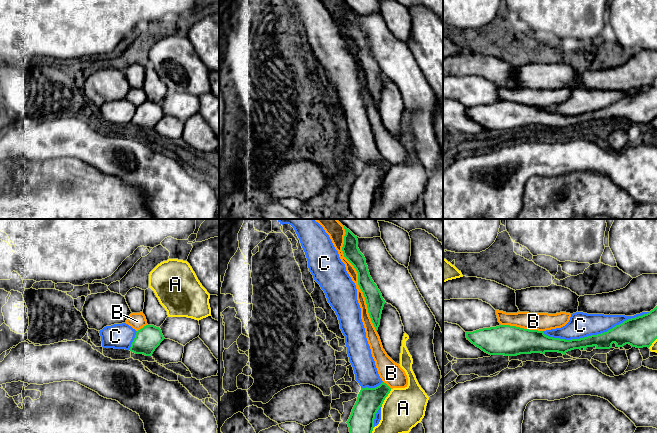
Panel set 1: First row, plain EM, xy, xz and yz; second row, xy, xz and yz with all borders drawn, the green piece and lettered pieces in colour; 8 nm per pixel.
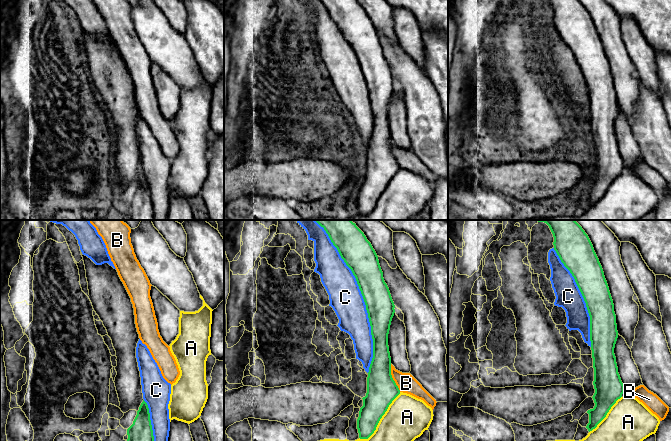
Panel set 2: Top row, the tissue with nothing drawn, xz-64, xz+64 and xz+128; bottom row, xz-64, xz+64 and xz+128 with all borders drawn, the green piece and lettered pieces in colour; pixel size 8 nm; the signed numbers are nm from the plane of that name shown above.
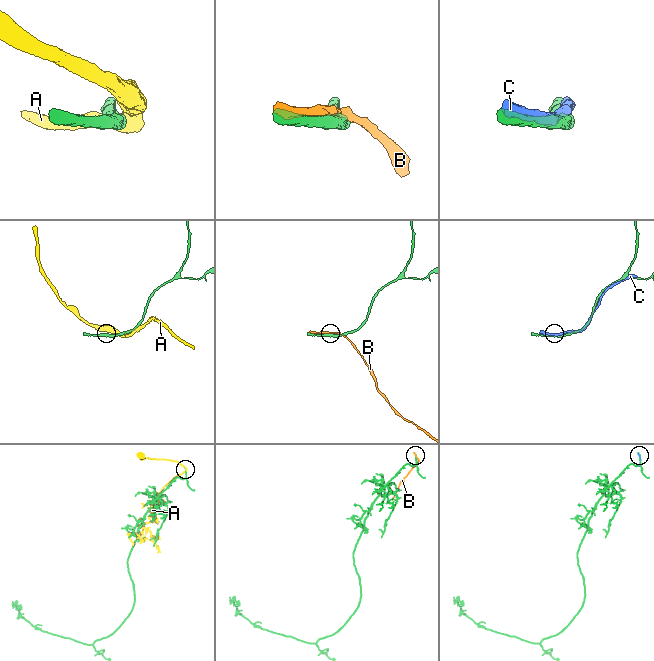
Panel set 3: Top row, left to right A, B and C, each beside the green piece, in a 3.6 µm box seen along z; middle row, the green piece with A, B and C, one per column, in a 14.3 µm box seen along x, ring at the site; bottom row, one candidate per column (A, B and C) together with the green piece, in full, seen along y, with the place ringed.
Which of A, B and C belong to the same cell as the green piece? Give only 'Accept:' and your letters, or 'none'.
Accept: none

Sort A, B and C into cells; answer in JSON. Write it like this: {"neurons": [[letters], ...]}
{"neurons": [["A"], ["B"], ["C"]]}

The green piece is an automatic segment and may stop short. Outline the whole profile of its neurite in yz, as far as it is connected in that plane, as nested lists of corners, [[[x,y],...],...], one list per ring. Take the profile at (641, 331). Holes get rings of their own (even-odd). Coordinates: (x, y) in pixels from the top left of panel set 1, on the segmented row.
[[[657,306],[649,313],[635,318],[628,319],[616,325],[607,332],[591,335],[580,339],[565,340],[549,337],[543,331],[529,330],[510,325],[499,325],[496,327],[483,328],[473,332],[466,332],[466,338],[476,347],[489,355],[517,356],[520,354],[531,354],[546,352],[558,352],[565,355],[574,349],[584,349],[595,346],[596,349],[610,349],[615,343],[616,347],[623,347],[626,344],[636,348],[650,347],[657,339]]]

